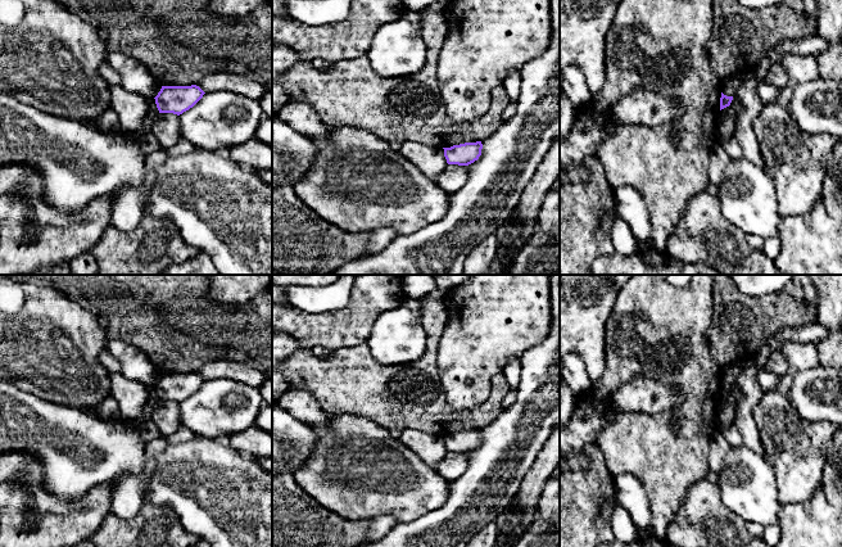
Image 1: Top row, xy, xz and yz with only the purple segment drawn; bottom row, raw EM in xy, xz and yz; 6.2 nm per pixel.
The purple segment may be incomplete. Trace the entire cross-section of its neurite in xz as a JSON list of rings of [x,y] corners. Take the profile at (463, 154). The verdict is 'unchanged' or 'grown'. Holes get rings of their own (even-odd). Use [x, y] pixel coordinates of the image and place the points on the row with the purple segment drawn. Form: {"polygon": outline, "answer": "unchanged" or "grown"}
{"polygon": [[[481,141],[465,143],[443,149],[448,164],[468,166],[481,155],[483,144]]], "answer": "unchanged"}

